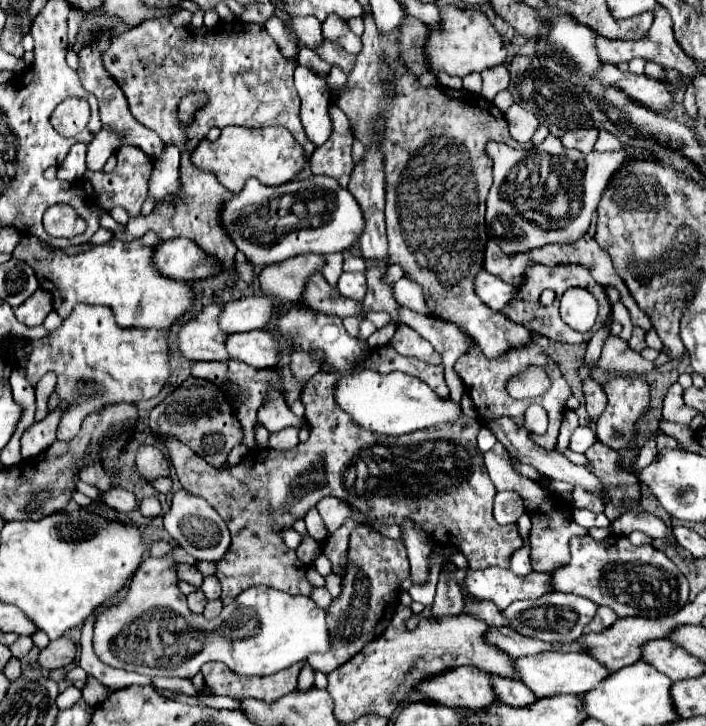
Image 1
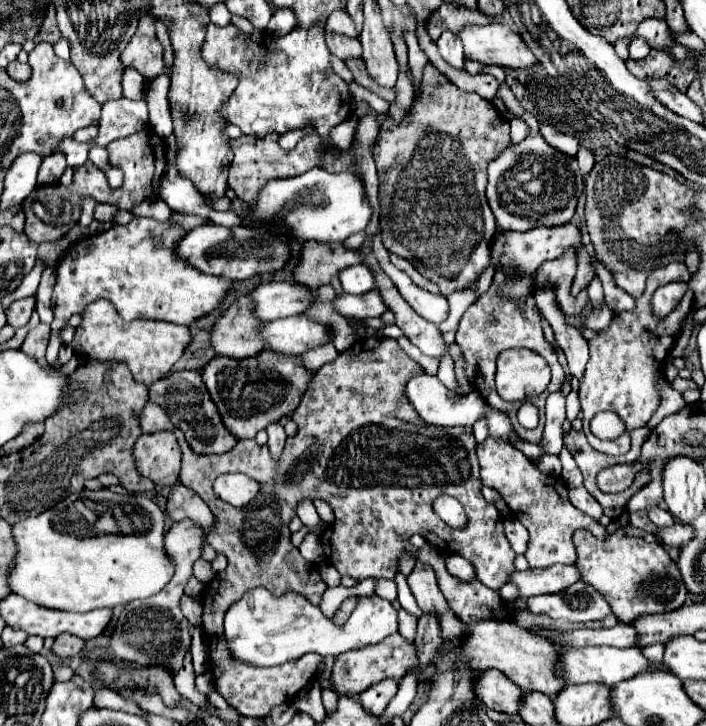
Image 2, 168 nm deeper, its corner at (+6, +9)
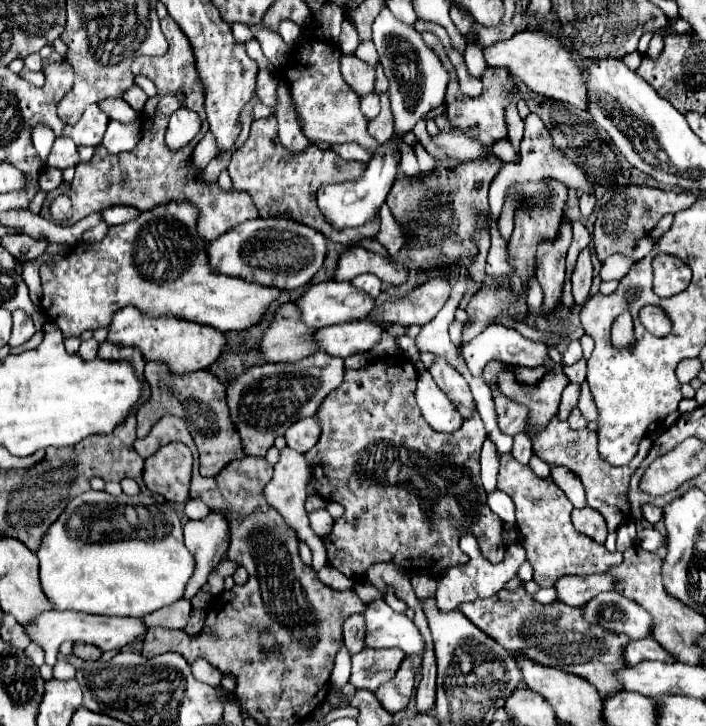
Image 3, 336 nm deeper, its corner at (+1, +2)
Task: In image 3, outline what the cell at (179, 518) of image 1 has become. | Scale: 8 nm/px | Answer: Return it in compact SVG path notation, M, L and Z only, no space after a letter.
M191 498L191 500L187 500L187 504L185 504L185 516L187 516L189 520L201 520L201 518L205 518L209 512L211 512L211 510L209 510L199 498Z

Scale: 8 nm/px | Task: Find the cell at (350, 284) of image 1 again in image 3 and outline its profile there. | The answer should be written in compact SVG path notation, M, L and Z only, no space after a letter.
M359 274L351 280L351 284L355 284L355 288L363 288L363 292L367 292L371 298L377 298L381 294L381 280L377 276Z

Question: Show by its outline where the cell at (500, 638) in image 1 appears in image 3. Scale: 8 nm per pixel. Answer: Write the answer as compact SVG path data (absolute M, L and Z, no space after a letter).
M639 638L639 640L631 640L625 648L623 648L623 658L627 664L637 664L641 660L659 660L659 662L675 662L675 658L661 648L659 642L655 642L653 638Z

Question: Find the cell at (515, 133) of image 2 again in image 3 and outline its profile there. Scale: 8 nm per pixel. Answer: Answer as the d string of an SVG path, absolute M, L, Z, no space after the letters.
M508 138L499 140L495 146L493 146L493 152L503 160L503 162L511 162L511 164L517 164L517 158L519 158L519 152L515 150L515 146L509 142Z

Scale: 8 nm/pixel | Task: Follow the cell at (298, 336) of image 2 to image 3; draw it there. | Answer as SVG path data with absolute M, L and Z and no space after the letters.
M367 320L359 322L347 322L347 324L333 324L327 328L319 328L313 334L313 342L317 344L319 350L347 358L357 352L367 352L371 350L379 338L381 338L383 326Z

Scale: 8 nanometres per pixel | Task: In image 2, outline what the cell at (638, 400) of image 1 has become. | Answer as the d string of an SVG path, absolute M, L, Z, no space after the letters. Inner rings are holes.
M672 261L664 267L654 269L648 275L646 291L642 293L642 297L636 299L636 307L626 313L624 311L614 313L612 323L606 329L598 331L598 335L594 339L588 341L590 359L588 359L584 377L580 381L578 395L580 395L582 413L584 413L582 421L584 421L584 433L588 437L588 443L604 455L624 455L630 449L630 431L644 427L660 405L660 391L656 387L656 381L662 373L662 367L666 363L670 349L674 347L676 339L680 337L680 323L684 321L684 317L690 311L690 293L684 293L684 297L680 299L676 309L662 321L656 321L652 317L650 297L652 297L652 291L656 291L662 285L674 283L674 281L682 281L682 283L690 281L690 275L682 261ZM598 411L616 413L624 421L626 433L622 433L620 437L610 439L610 441L602 441L596 435L592 435L590 419Z

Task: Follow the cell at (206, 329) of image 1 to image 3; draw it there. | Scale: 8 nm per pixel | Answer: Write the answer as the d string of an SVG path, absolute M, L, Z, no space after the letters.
M281 304L265 328L257 350L267 362L295 362L317 352L311 332L315 330L301 324L293 304Z

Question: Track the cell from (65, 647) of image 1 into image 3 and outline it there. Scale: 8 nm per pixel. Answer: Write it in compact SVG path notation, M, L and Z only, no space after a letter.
M77 642L73 646L73 654L79 656L81 660L99 660L99 656L103 654L99 648L91 646L91 644L83 644L83 642Z

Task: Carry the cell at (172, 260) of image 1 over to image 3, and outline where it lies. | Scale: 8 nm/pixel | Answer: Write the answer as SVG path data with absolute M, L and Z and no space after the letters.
M287 218L247 220L245 224L231 228L223 236L207 244L207 258L211 268L227 276L243 276L243 280L247 282L275 286L279 290L293 290L307 284L313 274L321 268L325 252L327 246L325 236L321 232Z

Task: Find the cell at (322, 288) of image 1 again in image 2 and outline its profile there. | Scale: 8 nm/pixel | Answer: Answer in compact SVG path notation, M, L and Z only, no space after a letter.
M372 289L366 295L346 295L344 293L342 297L334 299L334 307L344 317L352 315L352 317L358 317L358 319L380 317L380 315L384 315L388 311L388 305L384 303L378 289Z

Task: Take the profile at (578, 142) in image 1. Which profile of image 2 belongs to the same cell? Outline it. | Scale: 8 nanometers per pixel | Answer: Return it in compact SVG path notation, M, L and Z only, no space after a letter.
M540 125L540 135L556 151L560 151L564 155L570 155L570 157L576 157L576 153L578 153L578 141L574 137L556 131L552 125Z

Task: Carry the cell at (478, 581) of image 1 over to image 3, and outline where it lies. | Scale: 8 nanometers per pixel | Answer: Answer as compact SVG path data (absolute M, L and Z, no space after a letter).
M589 574L589 576L561 576L555 586L557 600L569 606L583 606L599 592L613 590L613 580L609 574Z

